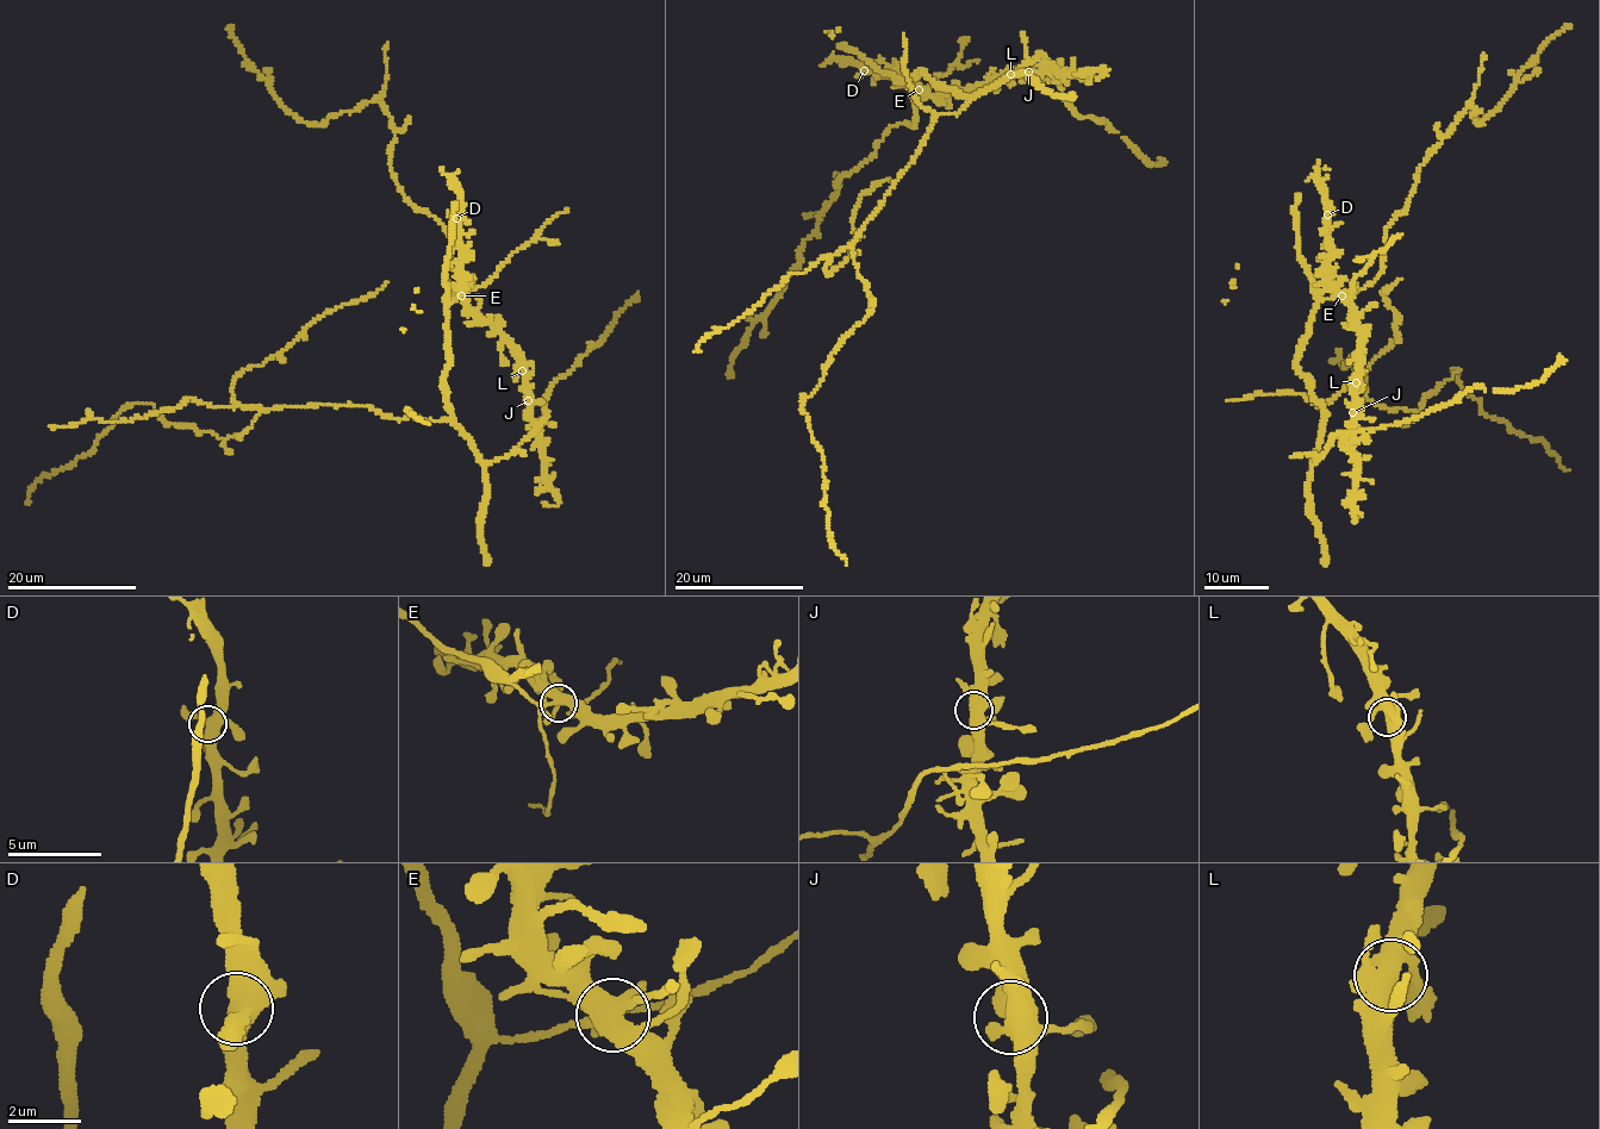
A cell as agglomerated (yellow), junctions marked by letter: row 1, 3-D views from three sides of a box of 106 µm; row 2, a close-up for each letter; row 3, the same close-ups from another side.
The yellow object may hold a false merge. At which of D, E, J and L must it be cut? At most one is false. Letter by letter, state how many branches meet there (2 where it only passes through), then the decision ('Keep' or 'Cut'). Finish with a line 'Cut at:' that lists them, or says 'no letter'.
D: Branches: 4. Keep
E: Branches: 5. Keep
J: Branches: 5. Keep
L: Branches: 5. Keep
Cut at: no letter

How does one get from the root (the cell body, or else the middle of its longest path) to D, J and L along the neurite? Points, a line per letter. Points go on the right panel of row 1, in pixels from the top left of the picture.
D: (1312, 398), (1312, 380), (1297, 370), (1296, 357), (1314, 307), (1337, 295), (1328, 278), (1327, 214)
J: (1312, 398), (1312, 380), (1297, 370), (1301, 338), (1308, 332), (1315, 305), (1340, 298), (1362, 331), (1352, 412)
L: (1312, 398), (1312, 380), (1297, 370), (1296, 357), (1314, 307), (1325, 299), (1340, 298), (1362, 328), (1356, 382)

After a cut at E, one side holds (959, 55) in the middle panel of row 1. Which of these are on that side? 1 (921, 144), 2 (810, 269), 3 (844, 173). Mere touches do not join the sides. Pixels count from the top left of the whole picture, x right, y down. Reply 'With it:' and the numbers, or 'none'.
With it: 3

